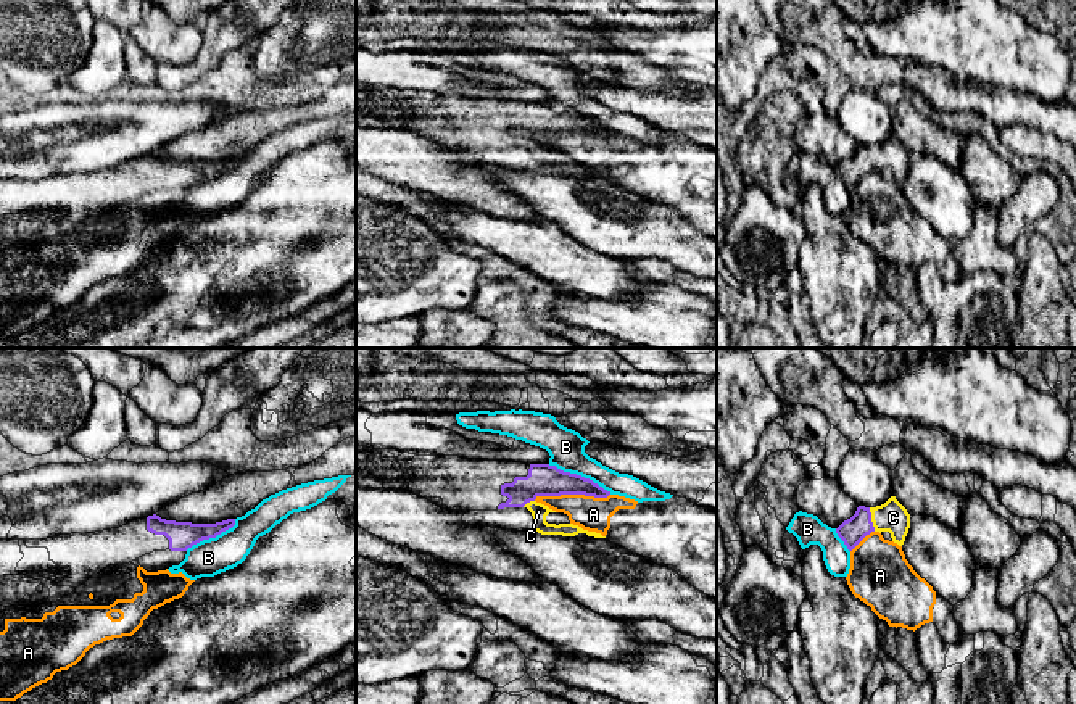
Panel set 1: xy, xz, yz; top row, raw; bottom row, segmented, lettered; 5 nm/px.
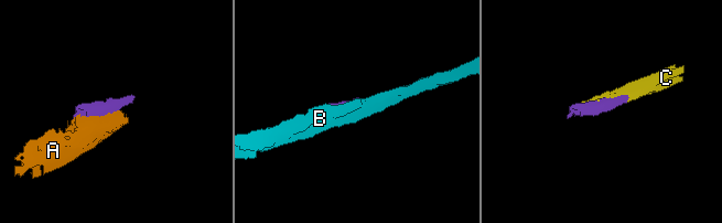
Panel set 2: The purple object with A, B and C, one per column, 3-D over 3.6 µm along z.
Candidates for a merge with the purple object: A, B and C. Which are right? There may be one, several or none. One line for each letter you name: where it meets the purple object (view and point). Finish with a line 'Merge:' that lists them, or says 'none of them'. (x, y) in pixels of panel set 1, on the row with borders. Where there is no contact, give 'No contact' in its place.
C: Touches purple at yz (870, 519)
Merge: C

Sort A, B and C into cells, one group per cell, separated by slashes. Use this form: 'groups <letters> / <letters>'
groups A / B / C

